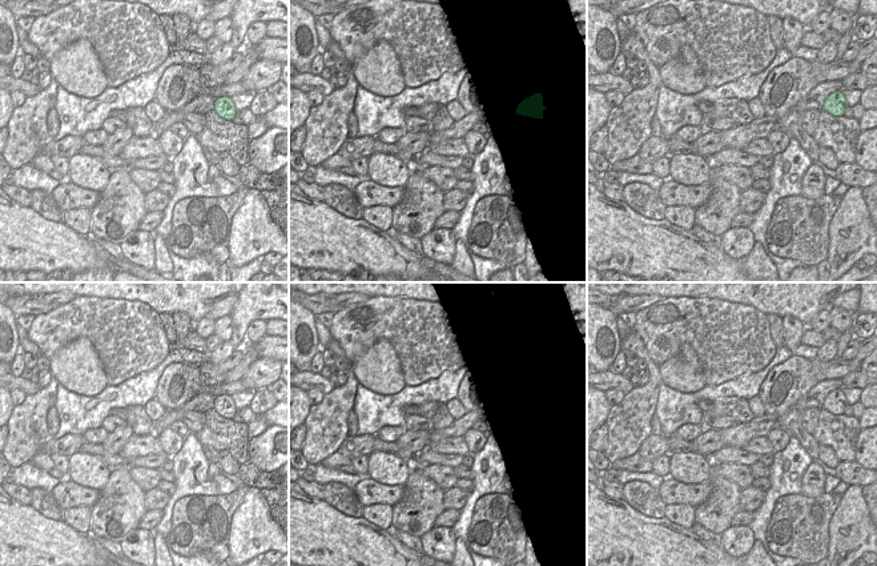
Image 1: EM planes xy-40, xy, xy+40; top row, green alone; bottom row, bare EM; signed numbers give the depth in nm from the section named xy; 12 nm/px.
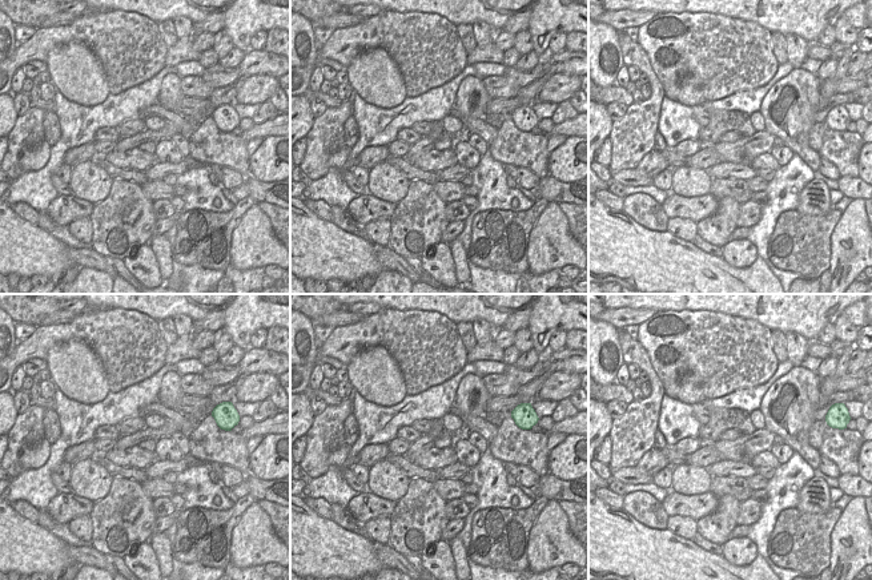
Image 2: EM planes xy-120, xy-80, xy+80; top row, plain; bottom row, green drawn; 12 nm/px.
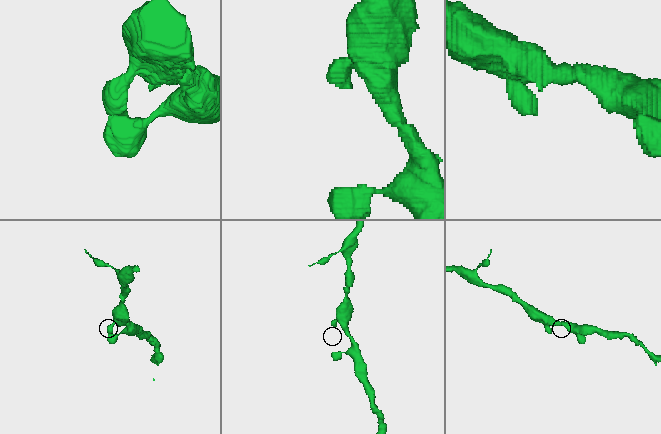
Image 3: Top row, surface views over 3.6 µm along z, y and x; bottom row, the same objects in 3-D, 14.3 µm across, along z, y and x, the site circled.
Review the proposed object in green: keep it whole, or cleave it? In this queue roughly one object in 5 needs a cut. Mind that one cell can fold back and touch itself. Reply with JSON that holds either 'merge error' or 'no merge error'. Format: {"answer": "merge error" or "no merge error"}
{"answer": "no merge error"}

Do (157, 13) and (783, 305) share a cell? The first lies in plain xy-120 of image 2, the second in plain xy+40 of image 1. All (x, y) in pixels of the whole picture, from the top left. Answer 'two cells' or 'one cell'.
one cell

